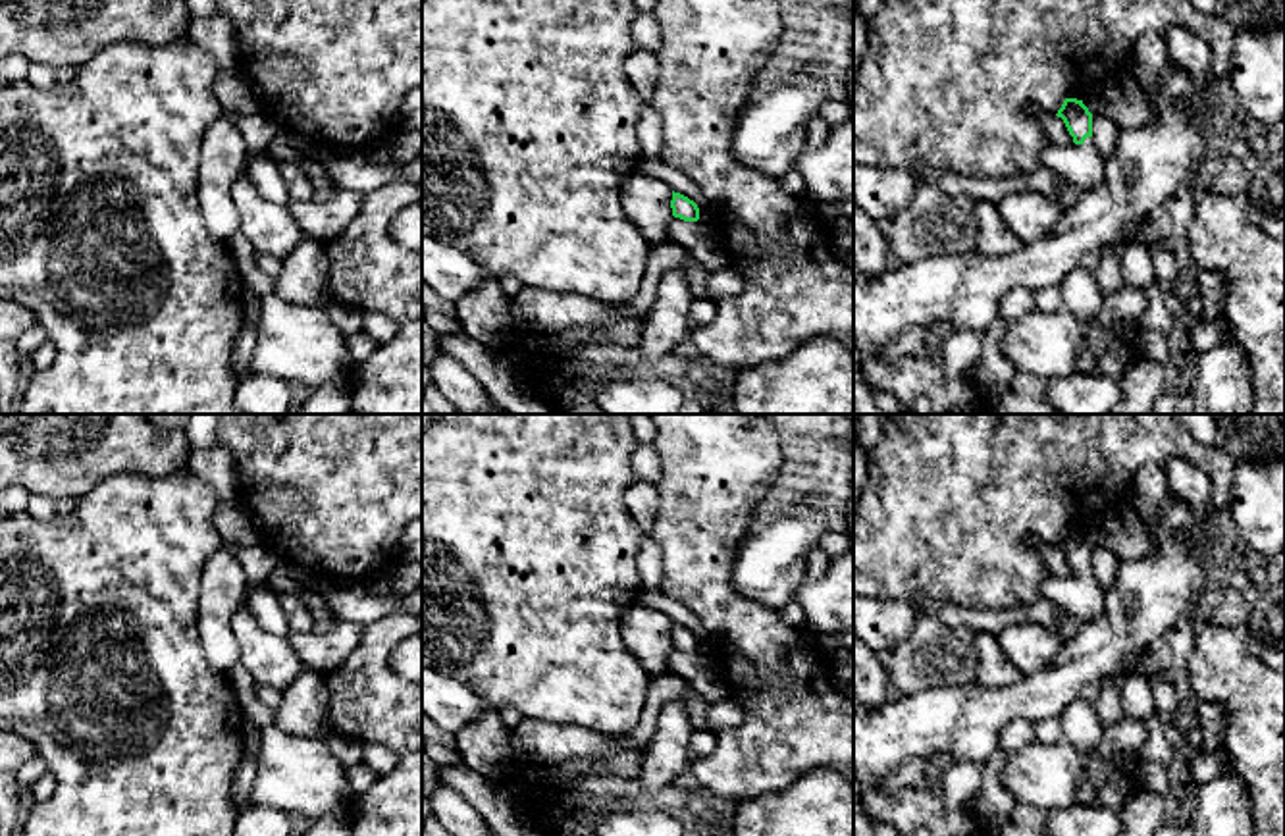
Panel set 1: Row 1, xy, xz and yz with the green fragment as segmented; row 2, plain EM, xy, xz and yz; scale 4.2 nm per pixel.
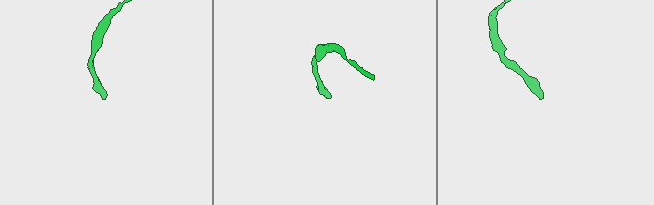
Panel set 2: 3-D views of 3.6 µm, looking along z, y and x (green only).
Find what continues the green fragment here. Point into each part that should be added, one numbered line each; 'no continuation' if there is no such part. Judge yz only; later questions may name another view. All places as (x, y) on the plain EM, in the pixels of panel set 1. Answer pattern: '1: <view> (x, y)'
1: yz (1081, 596)

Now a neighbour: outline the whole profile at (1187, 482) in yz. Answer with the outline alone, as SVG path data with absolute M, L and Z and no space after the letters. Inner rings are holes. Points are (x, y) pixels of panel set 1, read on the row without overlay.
M1169 458L1164 466L1167 489L1185 503L1194 518L1202 518L1210 509L1212 482L1193 462L1185 458Z

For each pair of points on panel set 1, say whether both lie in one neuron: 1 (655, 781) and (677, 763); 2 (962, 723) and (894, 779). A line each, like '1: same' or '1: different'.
1: same
2: same

